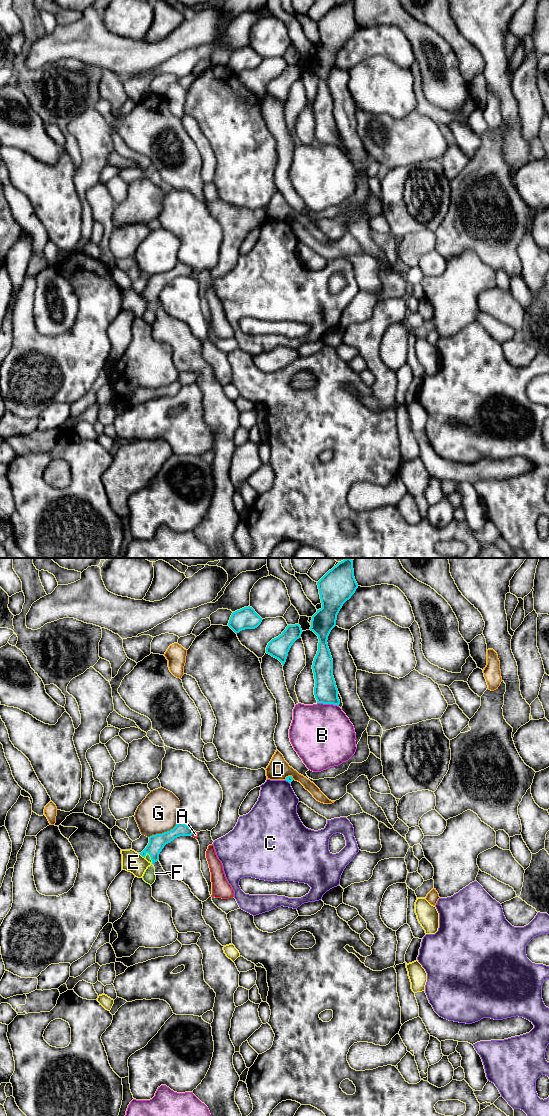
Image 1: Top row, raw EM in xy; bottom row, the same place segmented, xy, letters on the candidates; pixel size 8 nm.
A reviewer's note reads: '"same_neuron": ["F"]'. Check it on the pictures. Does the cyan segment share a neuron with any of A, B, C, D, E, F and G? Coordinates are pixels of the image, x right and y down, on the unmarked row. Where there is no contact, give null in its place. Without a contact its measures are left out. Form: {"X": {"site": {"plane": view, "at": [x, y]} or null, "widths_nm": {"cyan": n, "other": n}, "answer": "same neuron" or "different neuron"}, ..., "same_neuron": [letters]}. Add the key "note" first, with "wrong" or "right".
{"note": "right", "A": {"site": {"plane": "xy", "at": [192, 273]}, "widths_nm": {"cyan": 100, "other": 50}, "answer": "different neuron"}, "B": {"site": {"plane": "xy", "at": [328, 143]}, "widths_nm": {"cyan": 190, "other": 480}, "answer": "different neuron"}, "C": {"site": {"plane": "xy", "at": [287, 220]}, "widths_nm": {"cyan": 50, "other": 340}, "answer": "different neuron"}, "D": {"site": {"plane": "xy", "at": [288, 216]}, "widths_nm": {"cyan": 50, "other": 180}, "answer": "different neuron"}, "E": {"site": {"plane": "xy", "at": [141, 295]}, "widths_nm": {"cyan": 130, "other": 170}, "answer": "different neuron"}, "F": {"site": {"plane": "xy", "at": [151, 298]}, "widths_nm": {"cyan": 130, "other": 110}, "answer": "same neuron"}, "G": {"site": {"plane": "xy", "at": [164, 272]}, "widths_nm": {"cyan": 130, "other": 320}, "answer": "different neuron"}, "same_neuron": ["F"]}

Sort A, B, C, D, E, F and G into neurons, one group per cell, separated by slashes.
A / B / C / D / E / F / G

